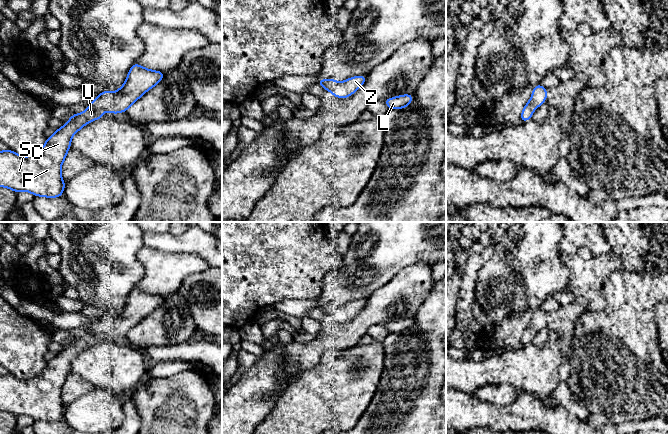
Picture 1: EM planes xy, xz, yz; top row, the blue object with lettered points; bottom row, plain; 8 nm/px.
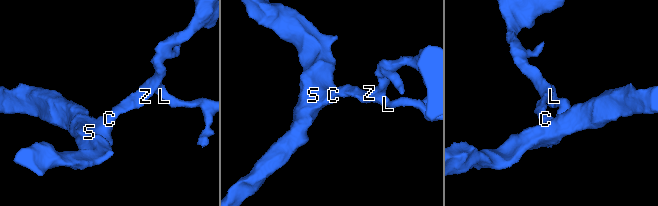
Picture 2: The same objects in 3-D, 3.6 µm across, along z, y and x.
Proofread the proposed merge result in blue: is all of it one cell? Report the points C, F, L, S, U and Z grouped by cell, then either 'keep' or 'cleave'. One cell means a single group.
groups C F L S U Z; keep

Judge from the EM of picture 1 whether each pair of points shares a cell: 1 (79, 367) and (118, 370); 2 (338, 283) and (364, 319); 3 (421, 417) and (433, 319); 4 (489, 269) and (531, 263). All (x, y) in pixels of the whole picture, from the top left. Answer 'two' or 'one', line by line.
1: one
2: two
3: one
4: one

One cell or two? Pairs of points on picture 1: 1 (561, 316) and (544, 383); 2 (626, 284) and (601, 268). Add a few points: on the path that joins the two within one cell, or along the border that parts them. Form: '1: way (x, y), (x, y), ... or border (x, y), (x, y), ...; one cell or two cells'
1: border (556, 342), (563, 352); two cells
2: border (618, 266), (602, 280), (600, 287), (601, 295); two cells

